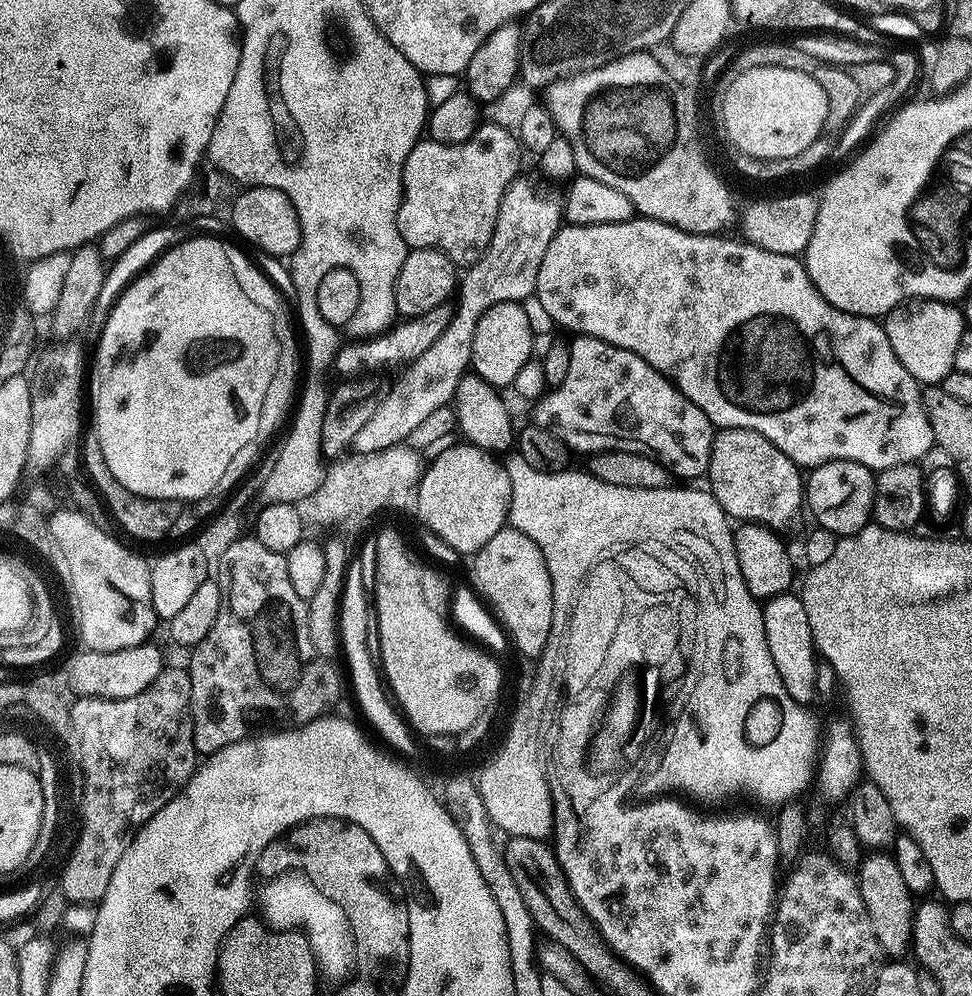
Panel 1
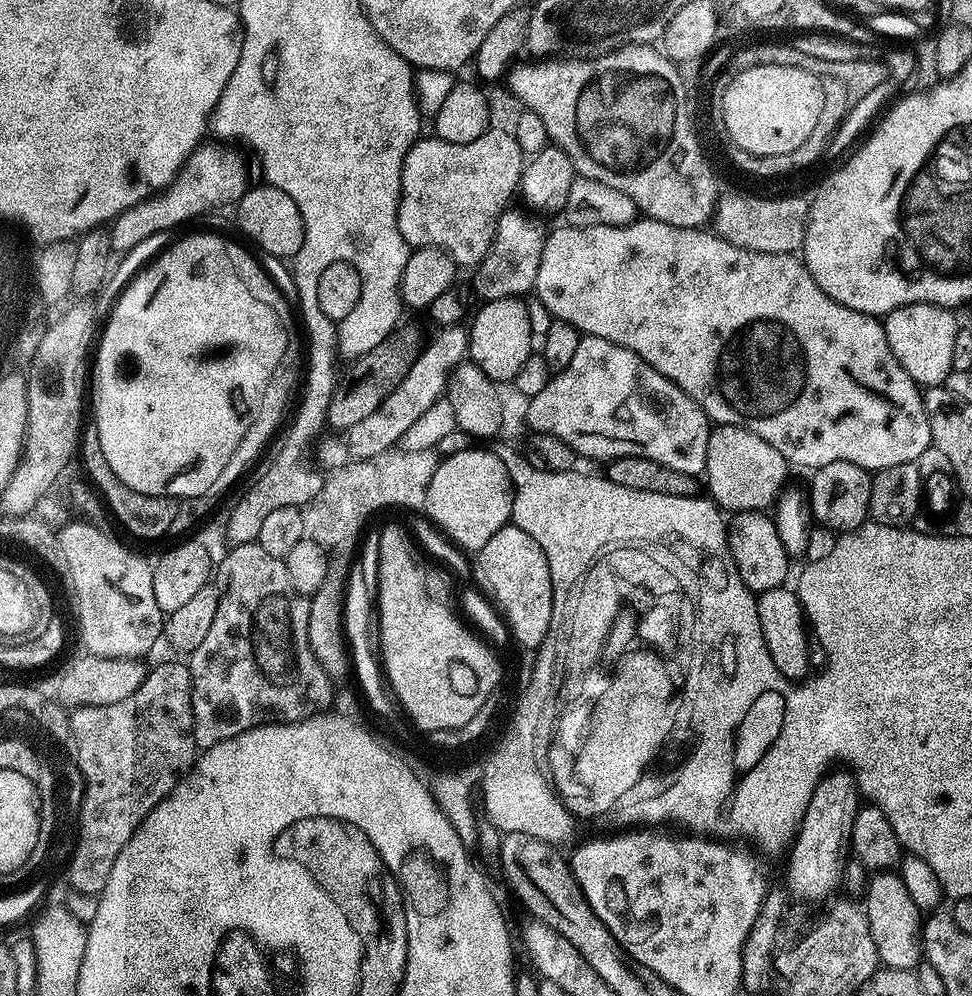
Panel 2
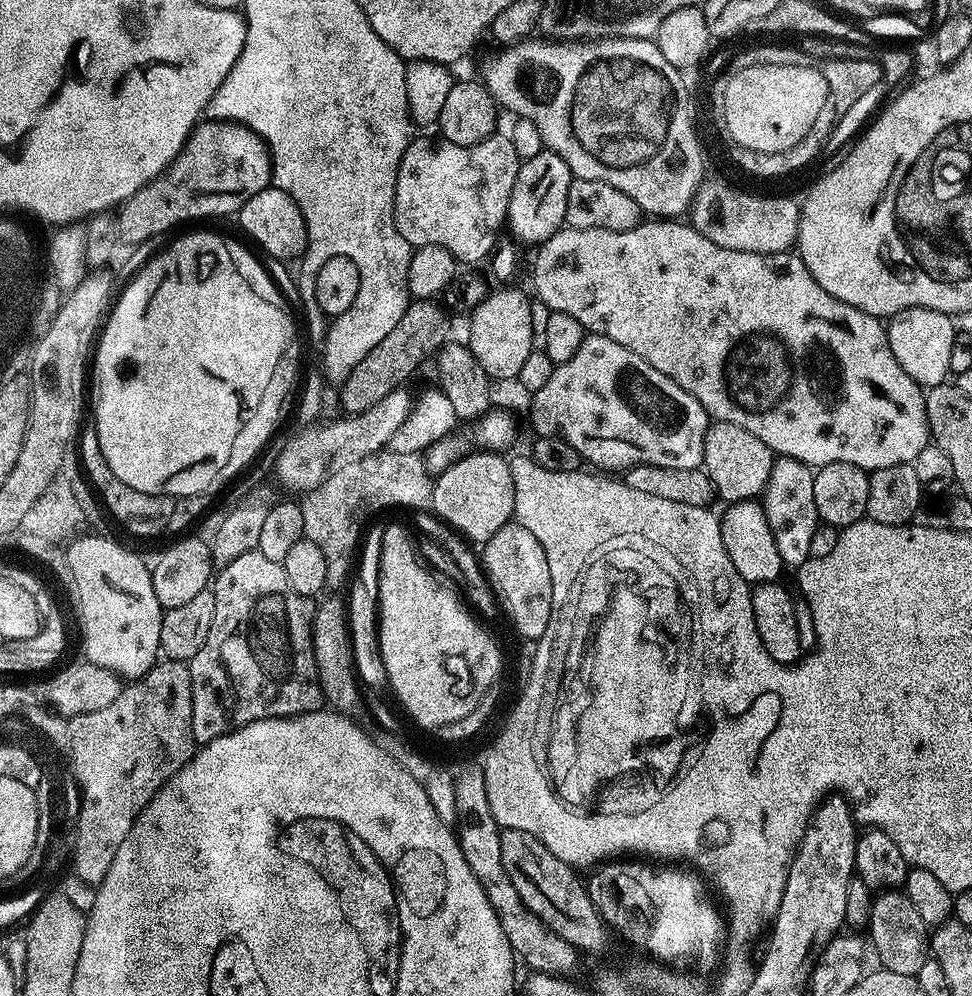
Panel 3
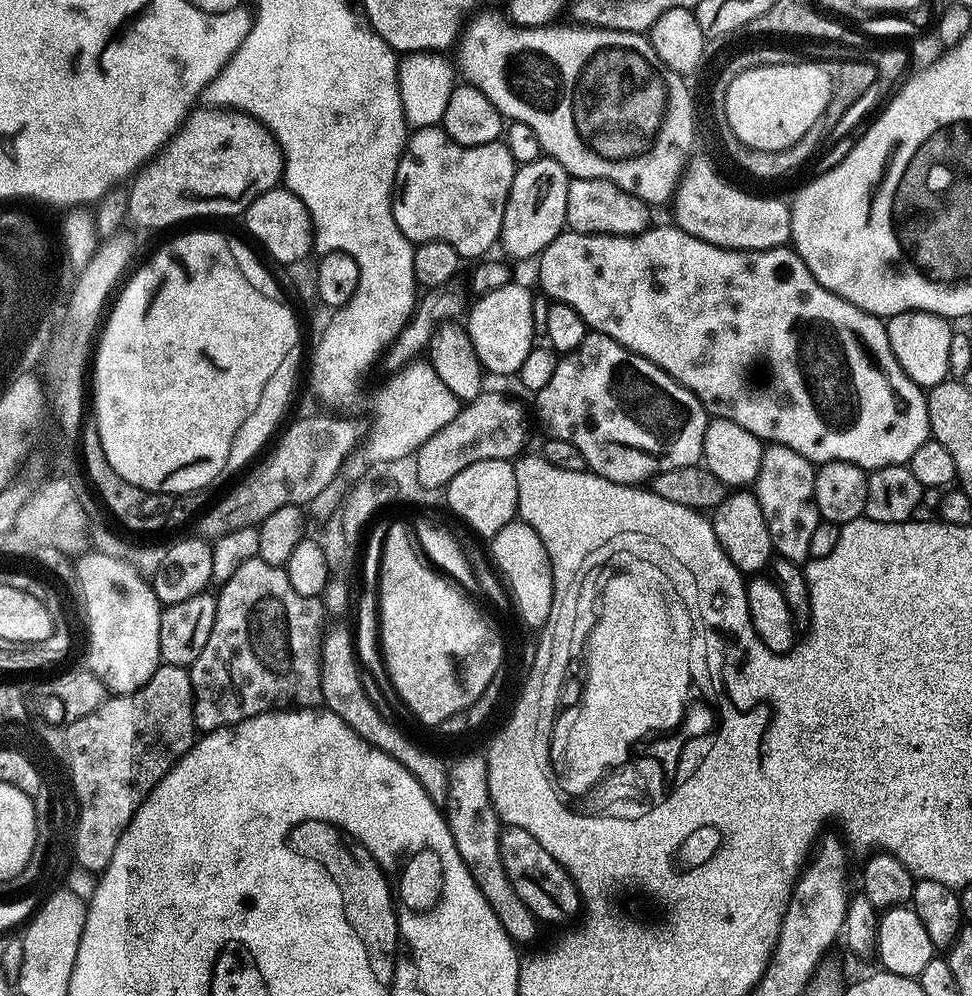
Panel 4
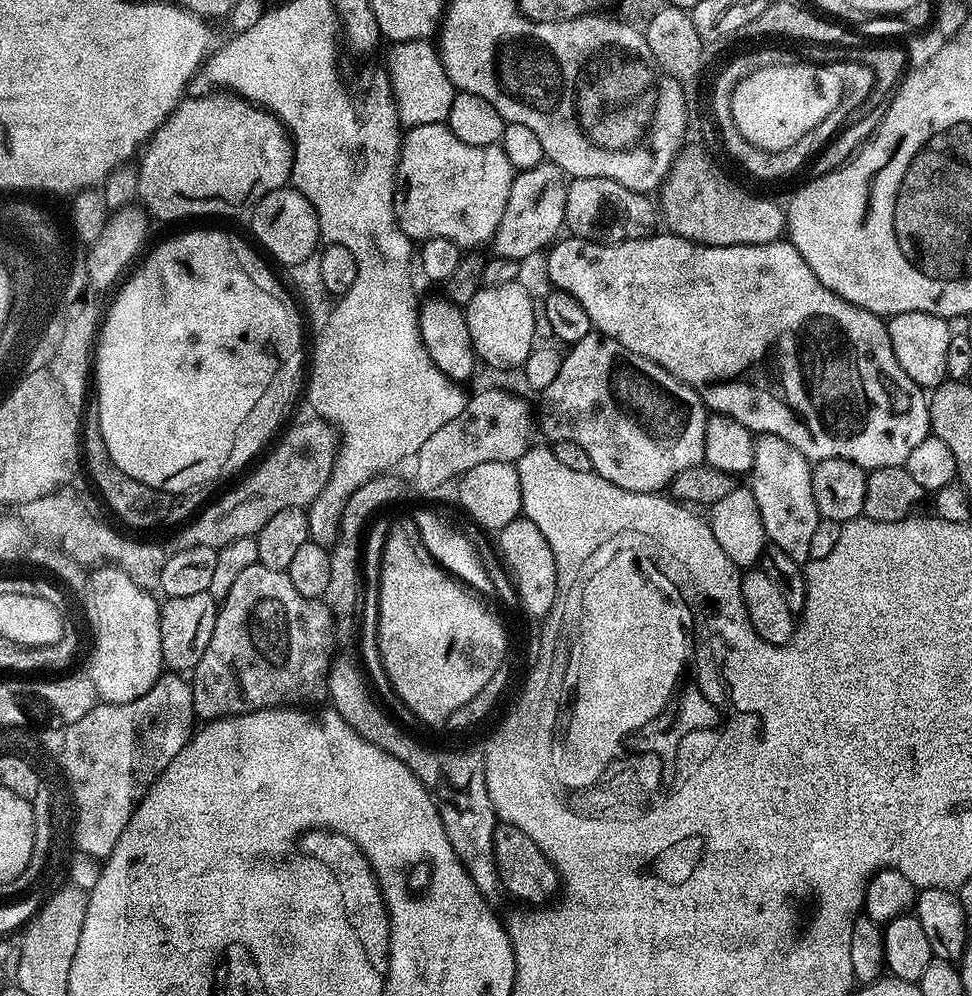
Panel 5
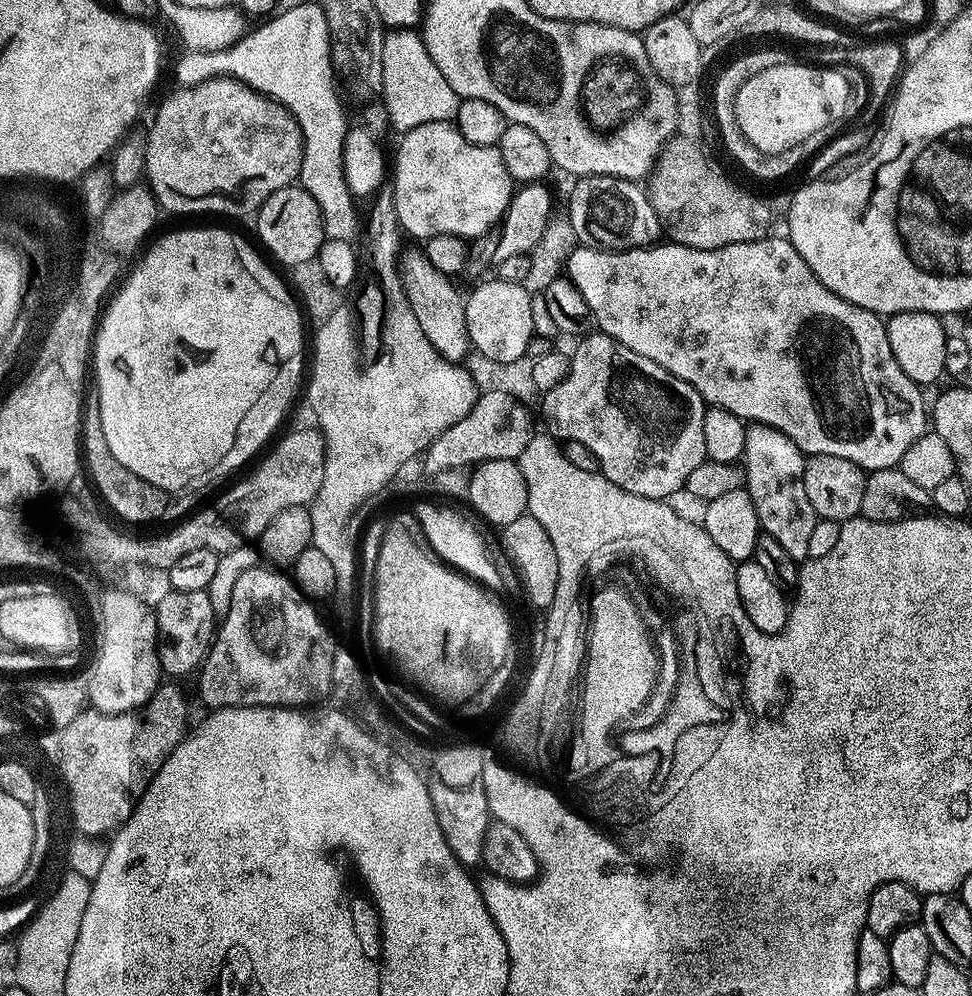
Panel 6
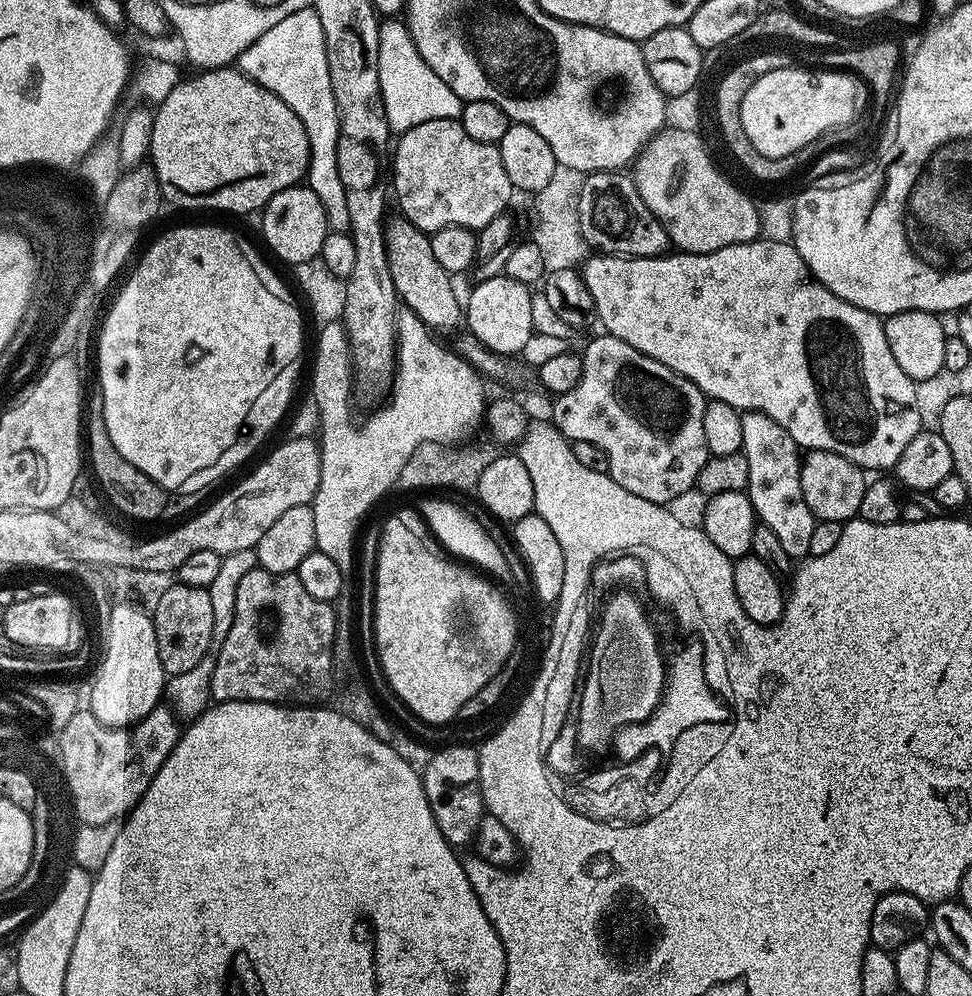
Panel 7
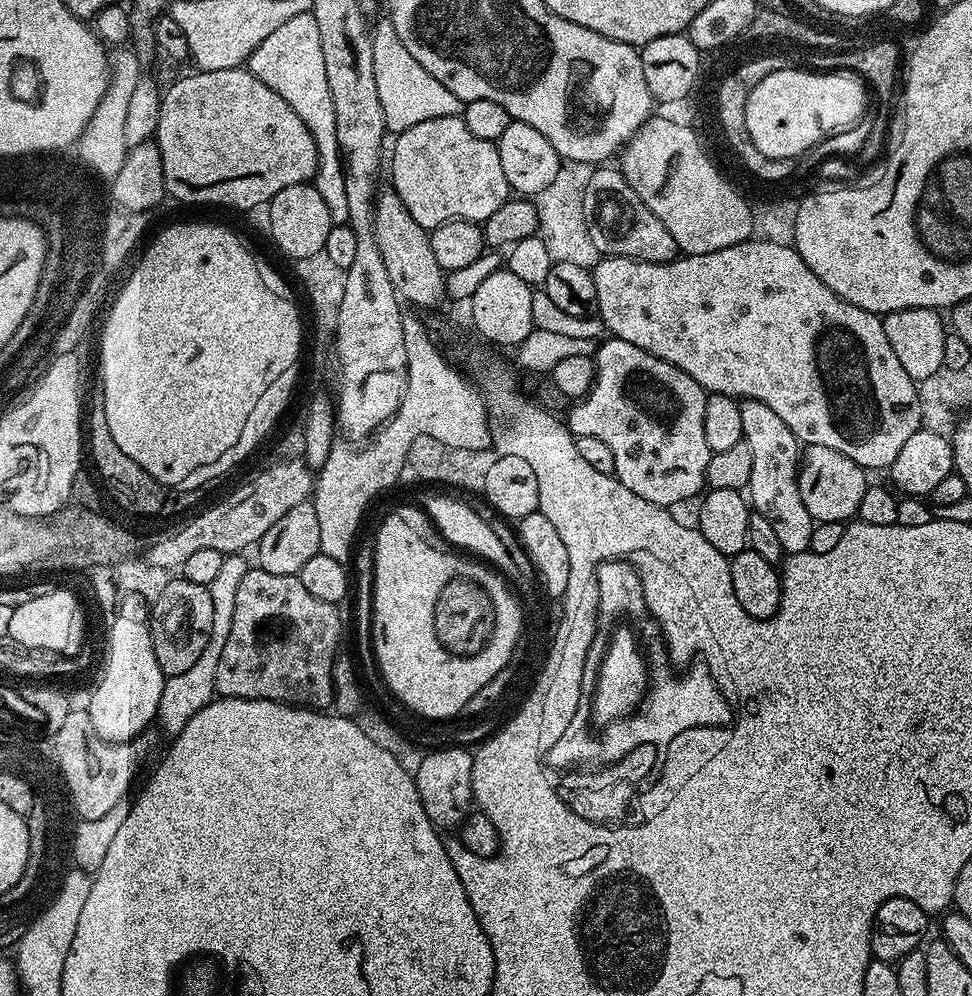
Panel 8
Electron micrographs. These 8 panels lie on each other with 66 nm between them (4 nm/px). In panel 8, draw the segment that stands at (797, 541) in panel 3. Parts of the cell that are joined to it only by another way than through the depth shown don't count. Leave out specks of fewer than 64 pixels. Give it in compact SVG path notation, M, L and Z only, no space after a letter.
M740 400L742 410L742 430L744 441L750 450L750 470L748 471L747 495L751 507L766 522L770 522L778 542L782 542L782 550L786 554L806 552L810 546L810 534L814 521L810 510L802 502L802 494L798 486L802 445L796 435L766 406L761 400Z

